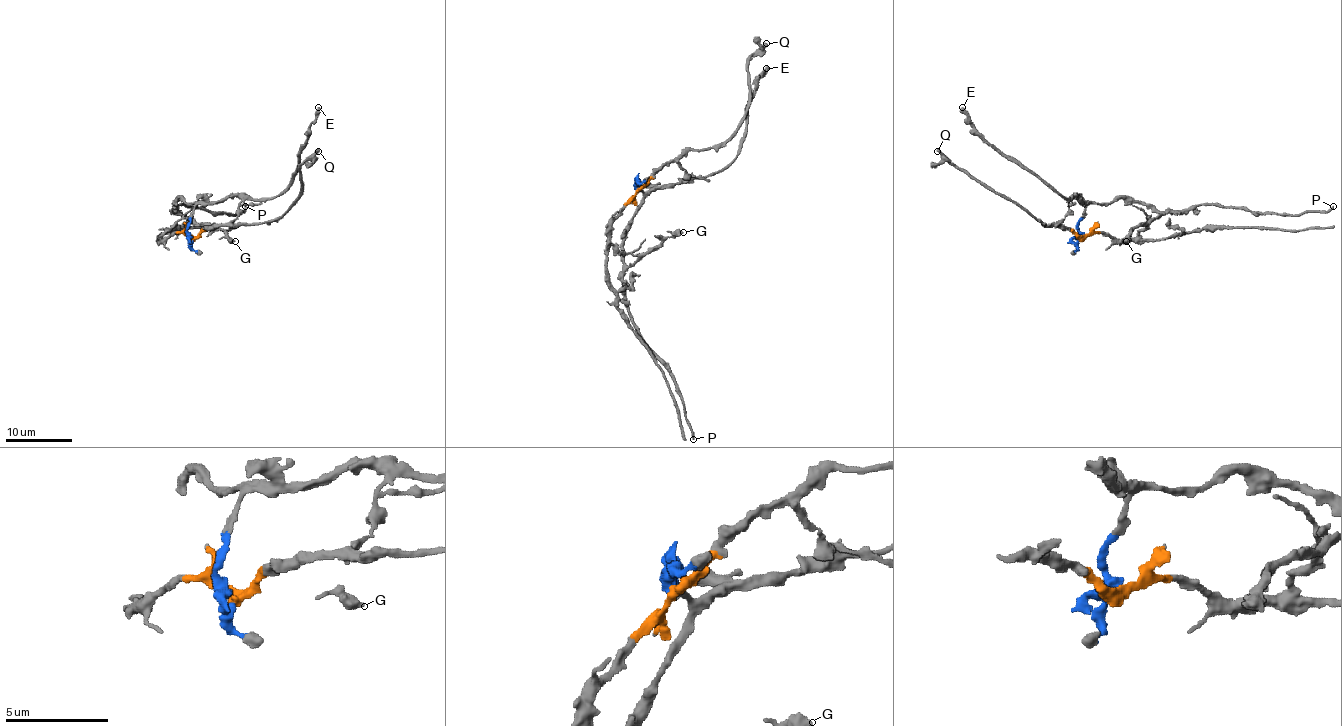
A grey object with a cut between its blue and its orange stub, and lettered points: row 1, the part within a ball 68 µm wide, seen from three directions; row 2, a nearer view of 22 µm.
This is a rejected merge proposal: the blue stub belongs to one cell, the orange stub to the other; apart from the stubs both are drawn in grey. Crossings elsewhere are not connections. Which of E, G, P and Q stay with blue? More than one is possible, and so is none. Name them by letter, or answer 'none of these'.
E, G, P

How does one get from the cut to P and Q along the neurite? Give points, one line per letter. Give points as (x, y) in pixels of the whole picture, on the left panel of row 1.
P: (188, 236), (195, 204), (180, 199), (175, 202), (175, 211), (180, 204), (227, 214), (242, 212), (245, 205)
Q: (188, 236), (198, 236), (215, 226), (275, 221), (297, 199), (300, 165), (319, 150)

